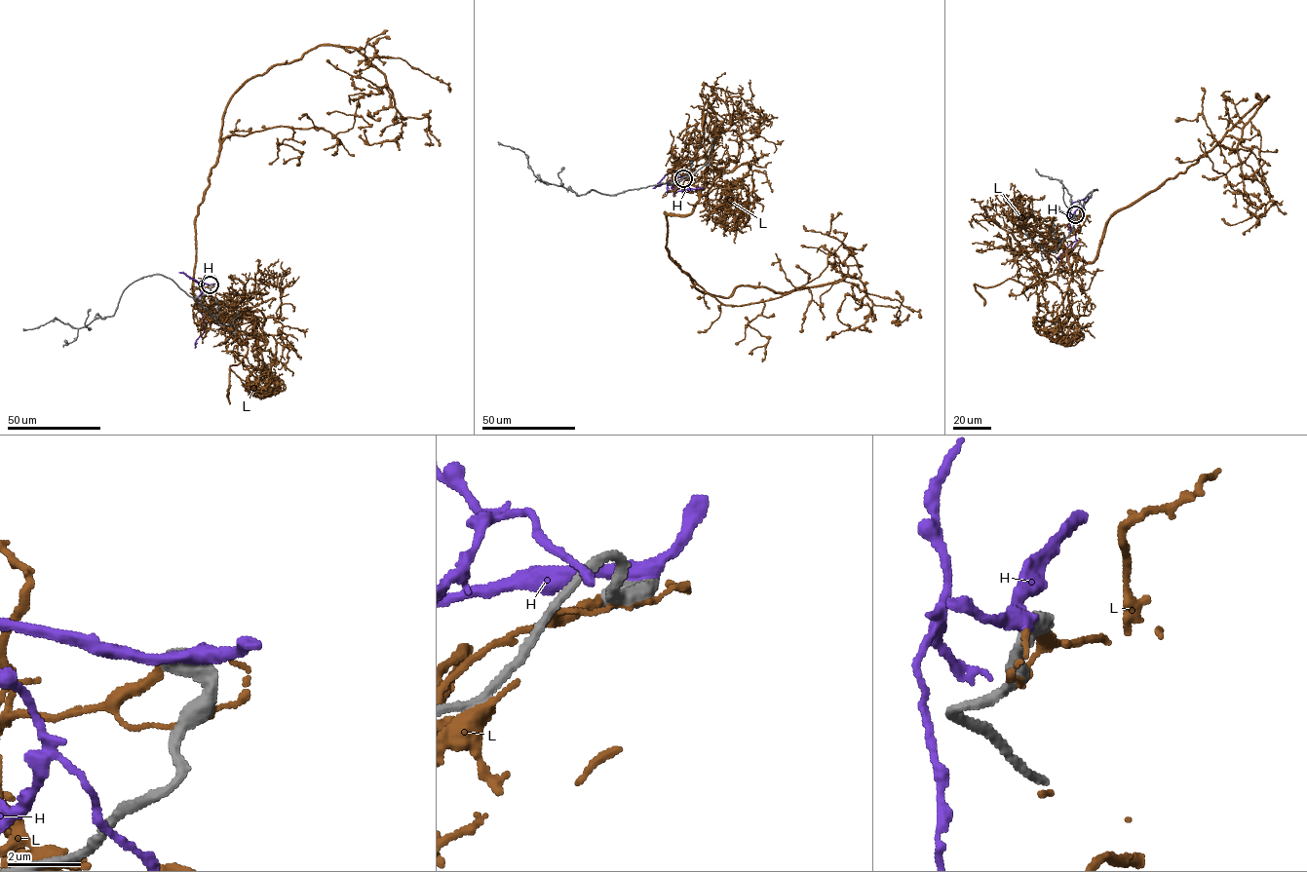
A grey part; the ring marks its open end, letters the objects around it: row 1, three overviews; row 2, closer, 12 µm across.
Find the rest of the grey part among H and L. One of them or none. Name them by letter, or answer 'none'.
none

